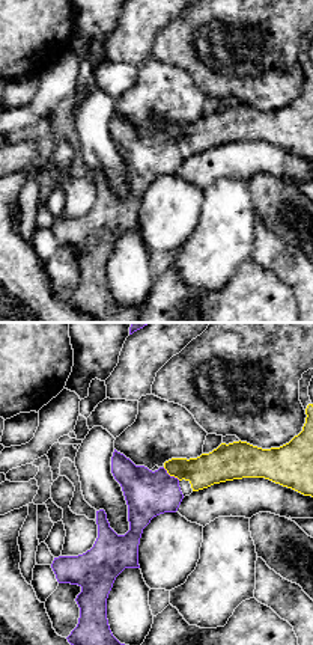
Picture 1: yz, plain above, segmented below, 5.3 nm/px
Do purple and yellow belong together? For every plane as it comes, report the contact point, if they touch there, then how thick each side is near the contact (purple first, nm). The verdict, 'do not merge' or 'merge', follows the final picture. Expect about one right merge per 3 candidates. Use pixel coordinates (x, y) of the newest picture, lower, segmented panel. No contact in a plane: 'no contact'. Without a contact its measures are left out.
(172, 476) | 240/170 nm

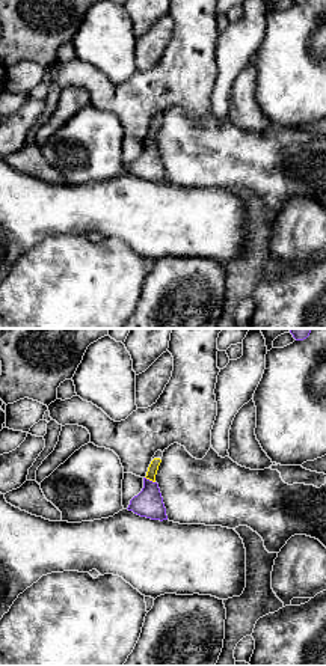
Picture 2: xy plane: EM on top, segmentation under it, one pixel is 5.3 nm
(148, 479) | 150/50 nm

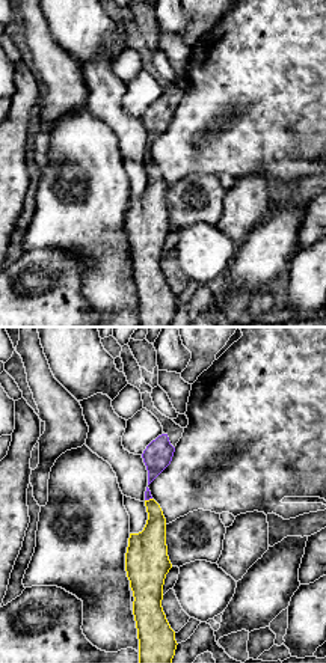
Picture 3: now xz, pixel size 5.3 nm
(148, 499) | 40/180 nm

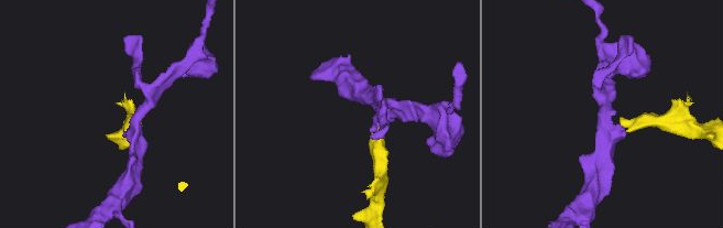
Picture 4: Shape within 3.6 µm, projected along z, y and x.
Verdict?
merge

